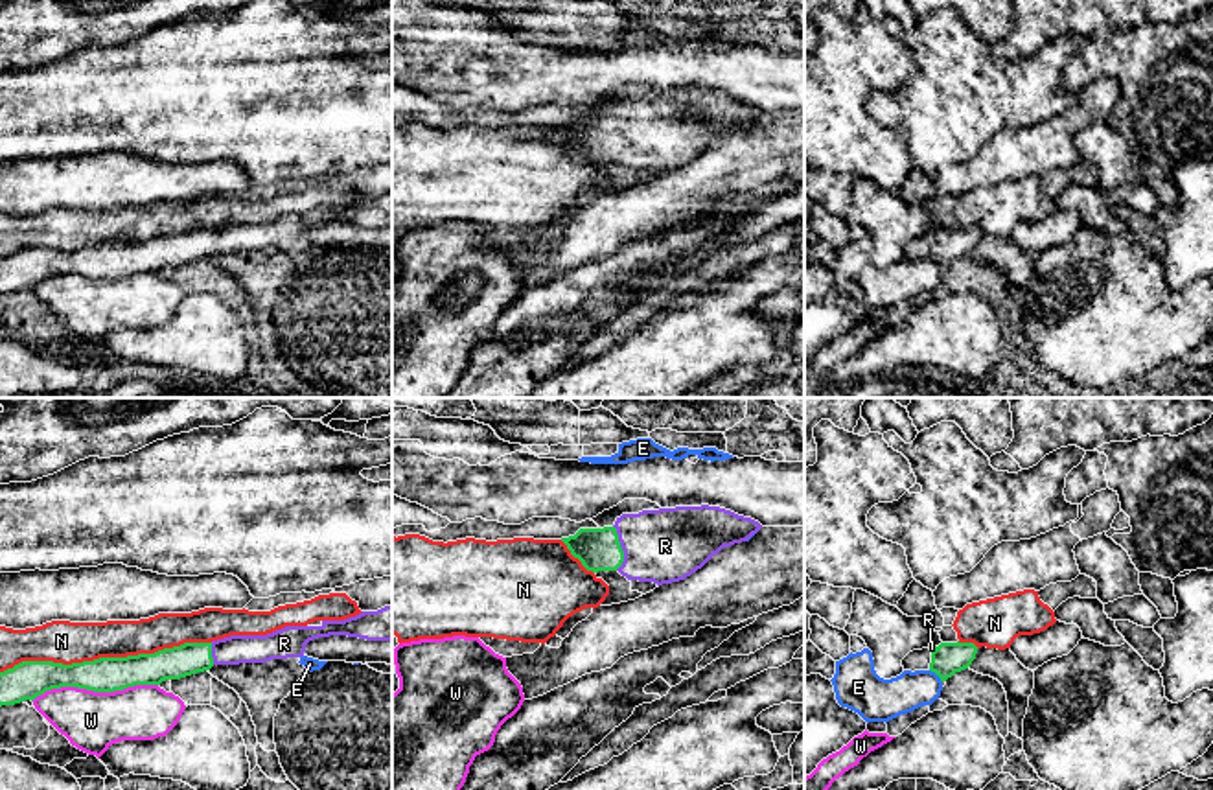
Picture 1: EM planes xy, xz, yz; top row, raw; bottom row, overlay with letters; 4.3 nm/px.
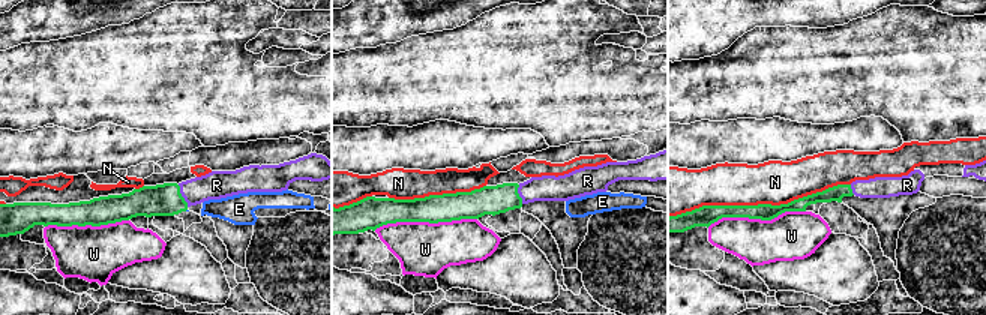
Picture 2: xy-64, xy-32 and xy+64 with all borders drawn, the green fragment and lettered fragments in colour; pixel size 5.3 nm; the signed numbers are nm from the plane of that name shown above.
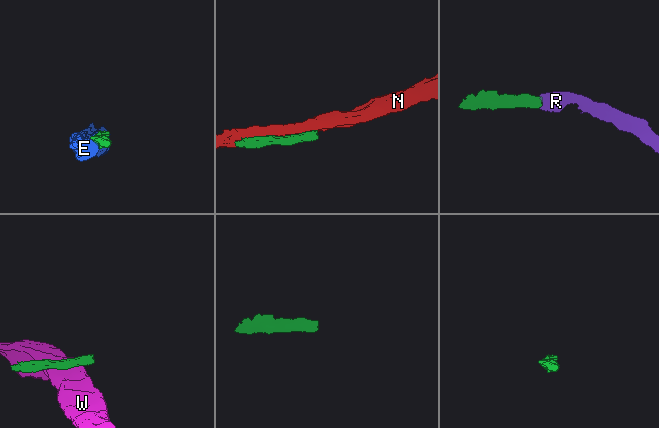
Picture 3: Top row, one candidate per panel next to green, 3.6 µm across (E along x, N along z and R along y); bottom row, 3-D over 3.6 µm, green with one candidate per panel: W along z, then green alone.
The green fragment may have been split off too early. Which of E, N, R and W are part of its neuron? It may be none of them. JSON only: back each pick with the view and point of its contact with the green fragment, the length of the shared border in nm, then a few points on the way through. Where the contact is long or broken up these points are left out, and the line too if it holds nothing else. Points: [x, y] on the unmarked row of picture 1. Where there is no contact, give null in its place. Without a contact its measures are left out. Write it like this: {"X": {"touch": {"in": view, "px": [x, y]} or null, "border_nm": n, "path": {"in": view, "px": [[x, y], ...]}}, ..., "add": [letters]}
{"R": {"touch": {"in": "xz", "px": [621, 135]}, "border_nm": 200, "path": {"in": "xz", "px": [[599, 137], [621, 135], [665, 133]]}}, "add": ["R"]}

